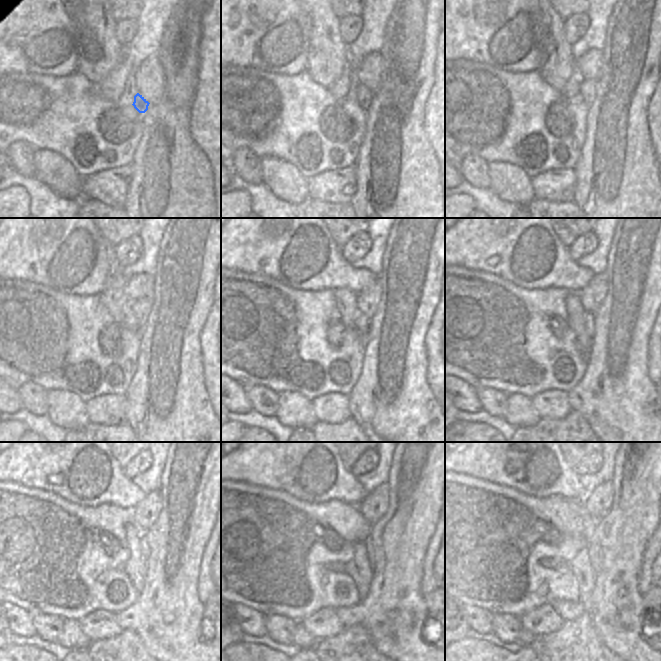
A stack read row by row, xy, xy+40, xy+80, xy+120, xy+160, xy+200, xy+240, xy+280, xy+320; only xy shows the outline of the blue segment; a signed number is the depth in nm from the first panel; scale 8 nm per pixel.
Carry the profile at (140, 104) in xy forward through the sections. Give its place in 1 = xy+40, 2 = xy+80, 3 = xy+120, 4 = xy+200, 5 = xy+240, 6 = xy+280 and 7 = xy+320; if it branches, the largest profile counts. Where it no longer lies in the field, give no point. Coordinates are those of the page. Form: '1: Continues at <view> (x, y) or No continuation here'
1: Continues at xy+40 (364, 95)
2: Continues at xy+80 (587, 87)
3: Continues at xy+120 (141, 308)
4: Continues at xy+200 (591, 297)
5: Continues at xy+240 (146, 513)
6: Continues at xy+280 (374, 505)
7: Continues at xy+320 (597, 503)

